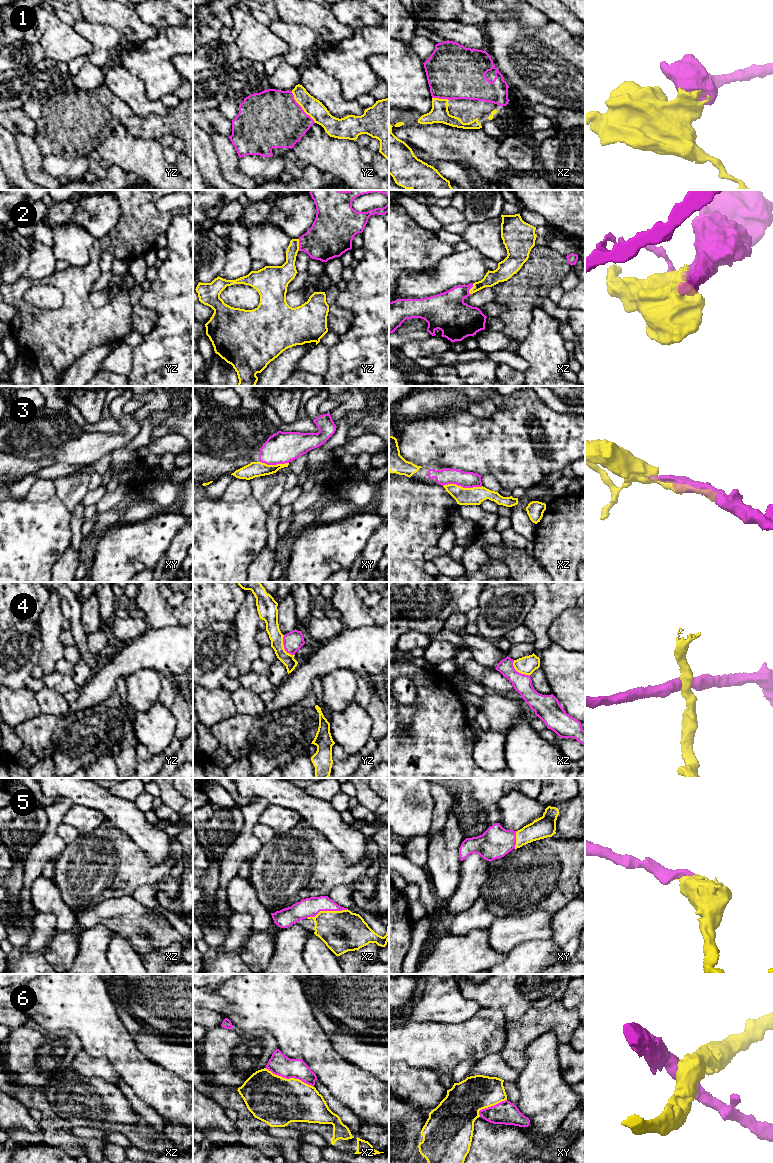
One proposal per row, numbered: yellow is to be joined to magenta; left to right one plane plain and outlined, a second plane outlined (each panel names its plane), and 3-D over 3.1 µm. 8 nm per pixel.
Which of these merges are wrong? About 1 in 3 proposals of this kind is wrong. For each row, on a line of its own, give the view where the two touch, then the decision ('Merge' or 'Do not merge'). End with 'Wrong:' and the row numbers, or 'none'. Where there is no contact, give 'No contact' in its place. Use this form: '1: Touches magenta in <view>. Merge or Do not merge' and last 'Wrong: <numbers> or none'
1: Touches magenta in yz. Merge
2: Touches magenta in yz. Merge
3: Touches magenta in xz. Merge
4: Touches magenta in yz. Do not merge
5: Touches magenta in xz. Merge
6: Touches magenta in xz. Do not merge
Wrong: 4, 6

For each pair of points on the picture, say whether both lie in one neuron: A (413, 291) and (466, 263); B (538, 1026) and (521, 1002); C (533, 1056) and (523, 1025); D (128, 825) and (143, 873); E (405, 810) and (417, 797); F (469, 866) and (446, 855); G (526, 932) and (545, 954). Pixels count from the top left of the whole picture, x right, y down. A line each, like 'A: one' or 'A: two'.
A: one
B: two
C: two
D: two
E: one
F: two
G: two

